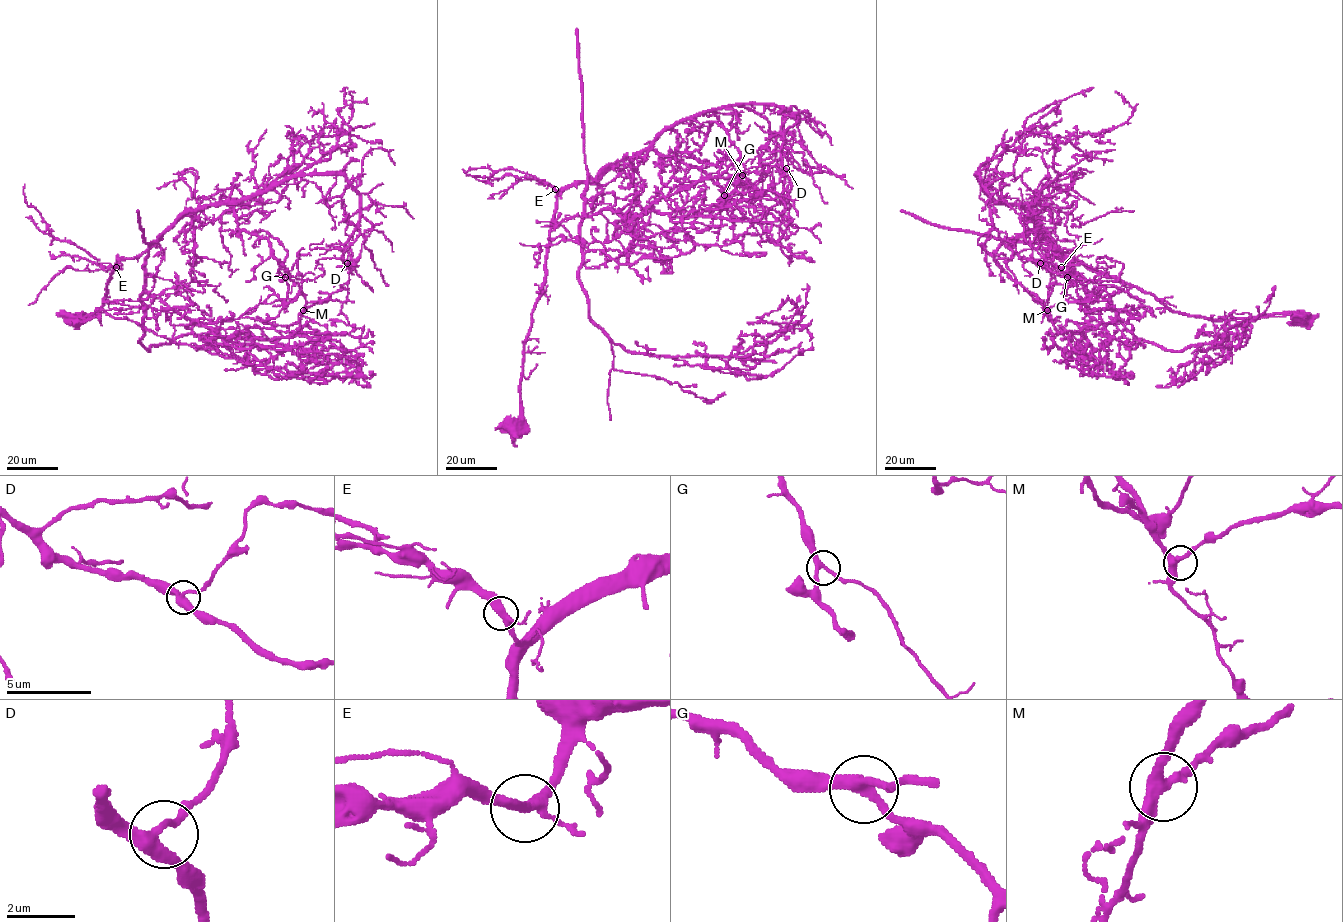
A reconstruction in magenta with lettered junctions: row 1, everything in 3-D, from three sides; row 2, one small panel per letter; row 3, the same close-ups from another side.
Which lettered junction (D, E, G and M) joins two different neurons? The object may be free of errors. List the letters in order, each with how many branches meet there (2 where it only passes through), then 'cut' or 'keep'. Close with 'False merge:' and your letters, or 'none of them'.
D: 3 branches meet; keep
E: 3 branches meet; keep
G: 3 branches meet; keep
M: 3 branches meet; keep
False merge: none of them

